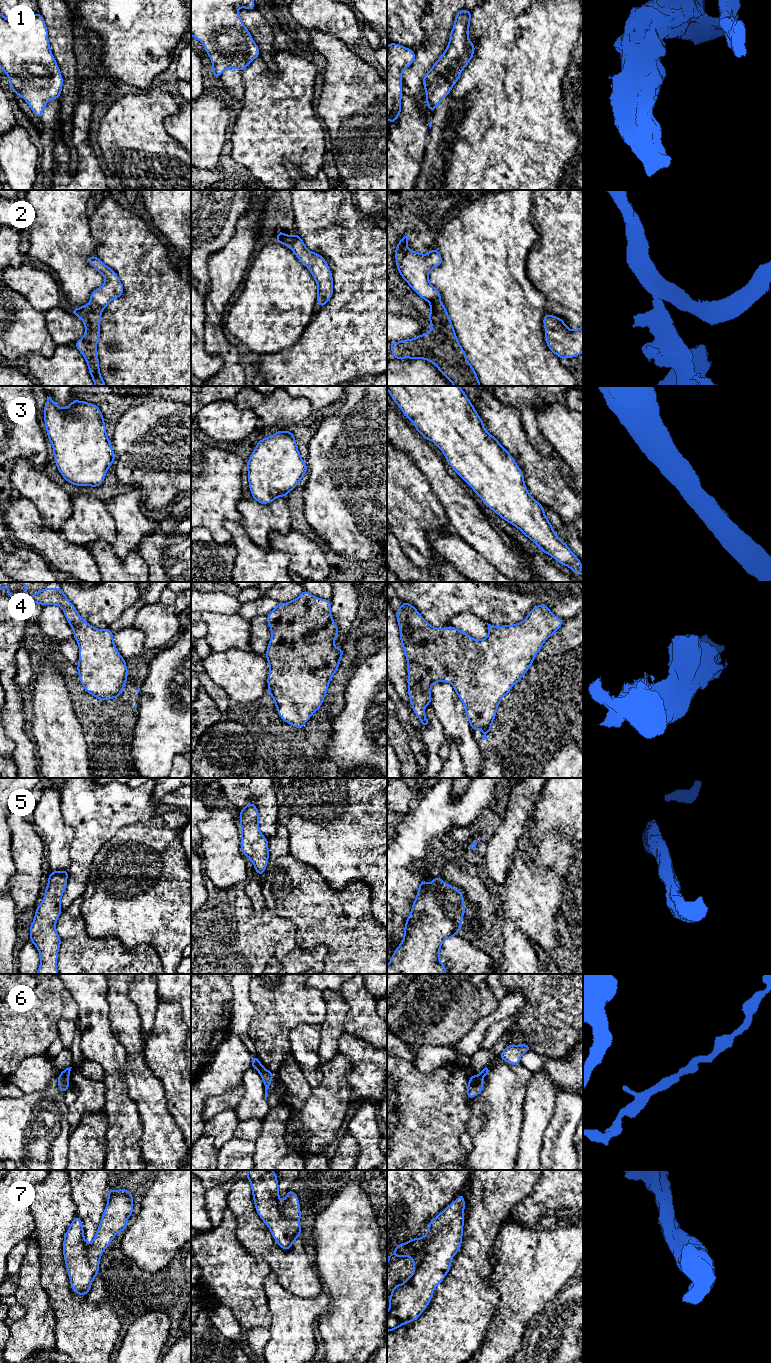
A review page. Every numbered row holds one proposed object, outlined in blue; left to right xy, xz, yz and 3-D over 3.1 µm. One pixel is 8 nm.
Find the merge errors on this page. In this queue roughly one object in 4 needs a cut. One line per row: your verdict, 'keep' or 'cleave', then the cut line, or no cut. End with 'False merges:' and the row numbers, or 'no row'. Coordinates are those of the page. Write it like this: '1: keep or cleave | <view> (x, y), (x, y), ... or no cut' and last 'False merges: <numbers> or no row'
1: keep | no cut
2: cleave | xy (90, 301), (95, 303), (101, 310)
3: keep | no cut
4: keep | no cut
5: keep | no cut
6: cleave | xy (60, 1074), (67, 1081)
7: keep | no cut
False merges: 2, 6

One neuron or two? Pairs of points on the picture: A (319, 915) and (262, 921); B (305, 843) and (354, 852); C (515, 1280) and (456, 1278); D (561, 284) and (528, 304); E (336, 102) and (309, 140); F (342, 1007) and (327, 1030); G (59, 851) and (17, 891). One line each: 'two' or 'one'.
A: two
B: one
C: two
D: two
E: two
F: one
G: two

